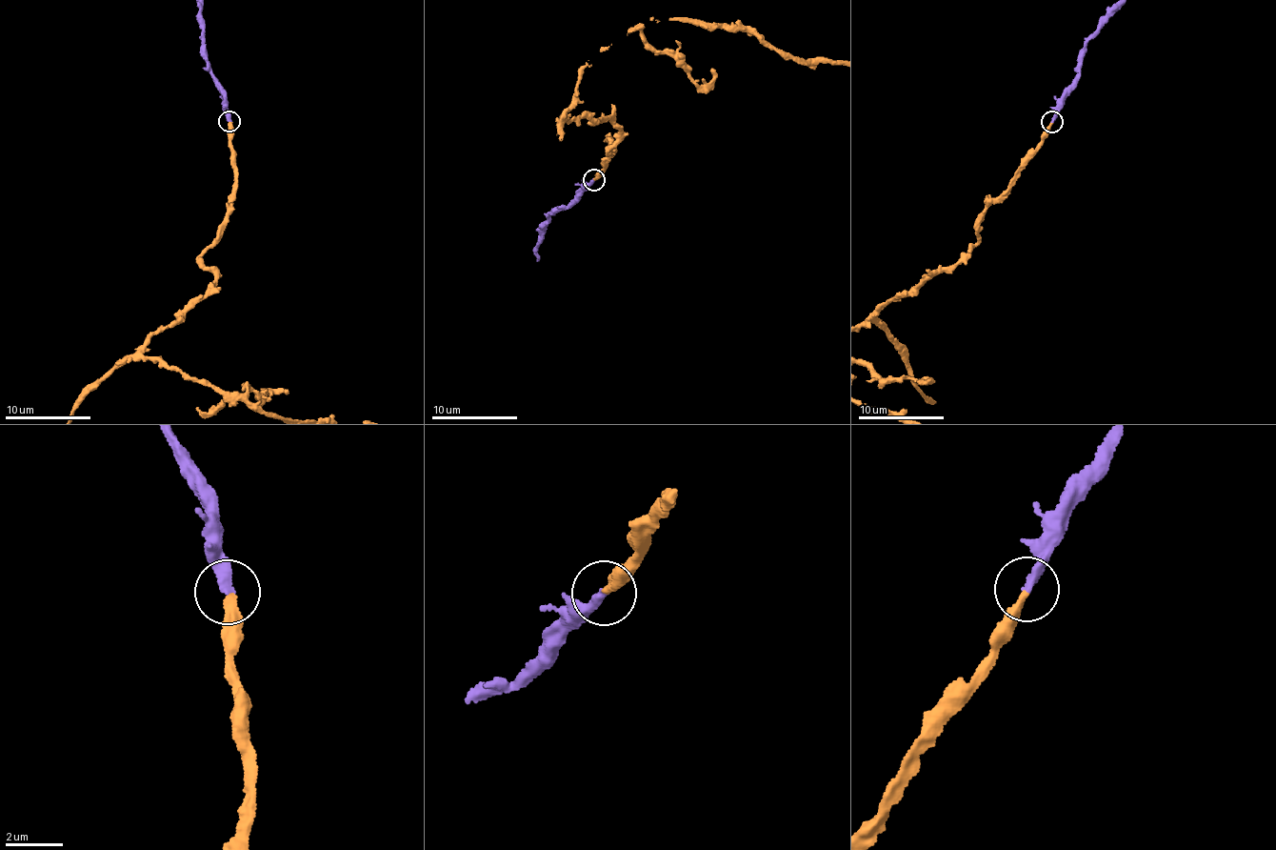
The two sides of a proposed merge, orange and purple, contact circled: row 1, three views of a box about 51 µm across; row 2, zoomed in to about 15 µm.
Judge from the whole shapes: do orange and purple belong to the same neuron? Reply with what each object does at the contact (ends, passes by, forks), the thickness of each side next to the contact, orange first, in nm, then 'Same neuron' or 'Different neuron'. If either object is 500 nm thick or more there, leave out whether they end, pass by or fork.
At the ring orange ends. At the ring purple ends. Thickness 320 nm (orange) against 360 nm. Same neuron

